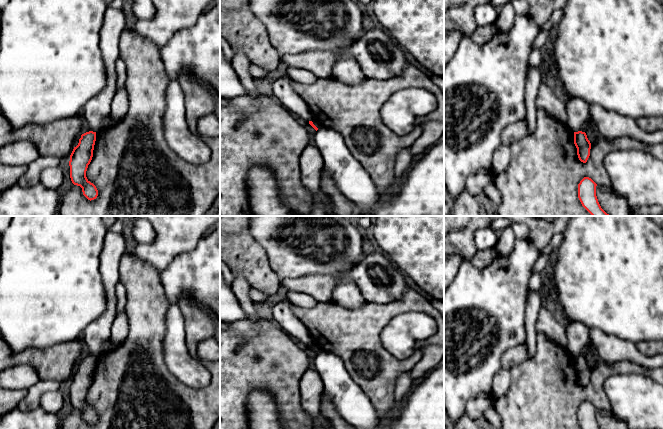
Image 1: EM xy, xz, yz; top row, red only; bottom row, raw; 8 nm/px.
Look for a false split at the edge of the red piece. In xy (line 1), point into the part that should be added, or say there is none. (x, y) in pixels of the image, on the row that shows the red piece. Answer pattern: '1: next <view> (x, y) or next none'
1: next none

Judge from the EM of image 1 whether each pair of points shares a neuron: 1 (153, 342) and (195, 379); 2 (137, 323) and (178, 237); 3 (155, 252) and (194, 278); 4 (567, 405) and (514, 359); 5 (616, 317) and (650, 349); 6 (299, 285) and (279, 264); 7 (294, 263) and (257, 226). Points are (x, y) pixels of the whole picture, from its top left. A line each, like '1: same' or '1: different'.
1: different
2: different
3: different
4: different
5: different
6: different
7: same

